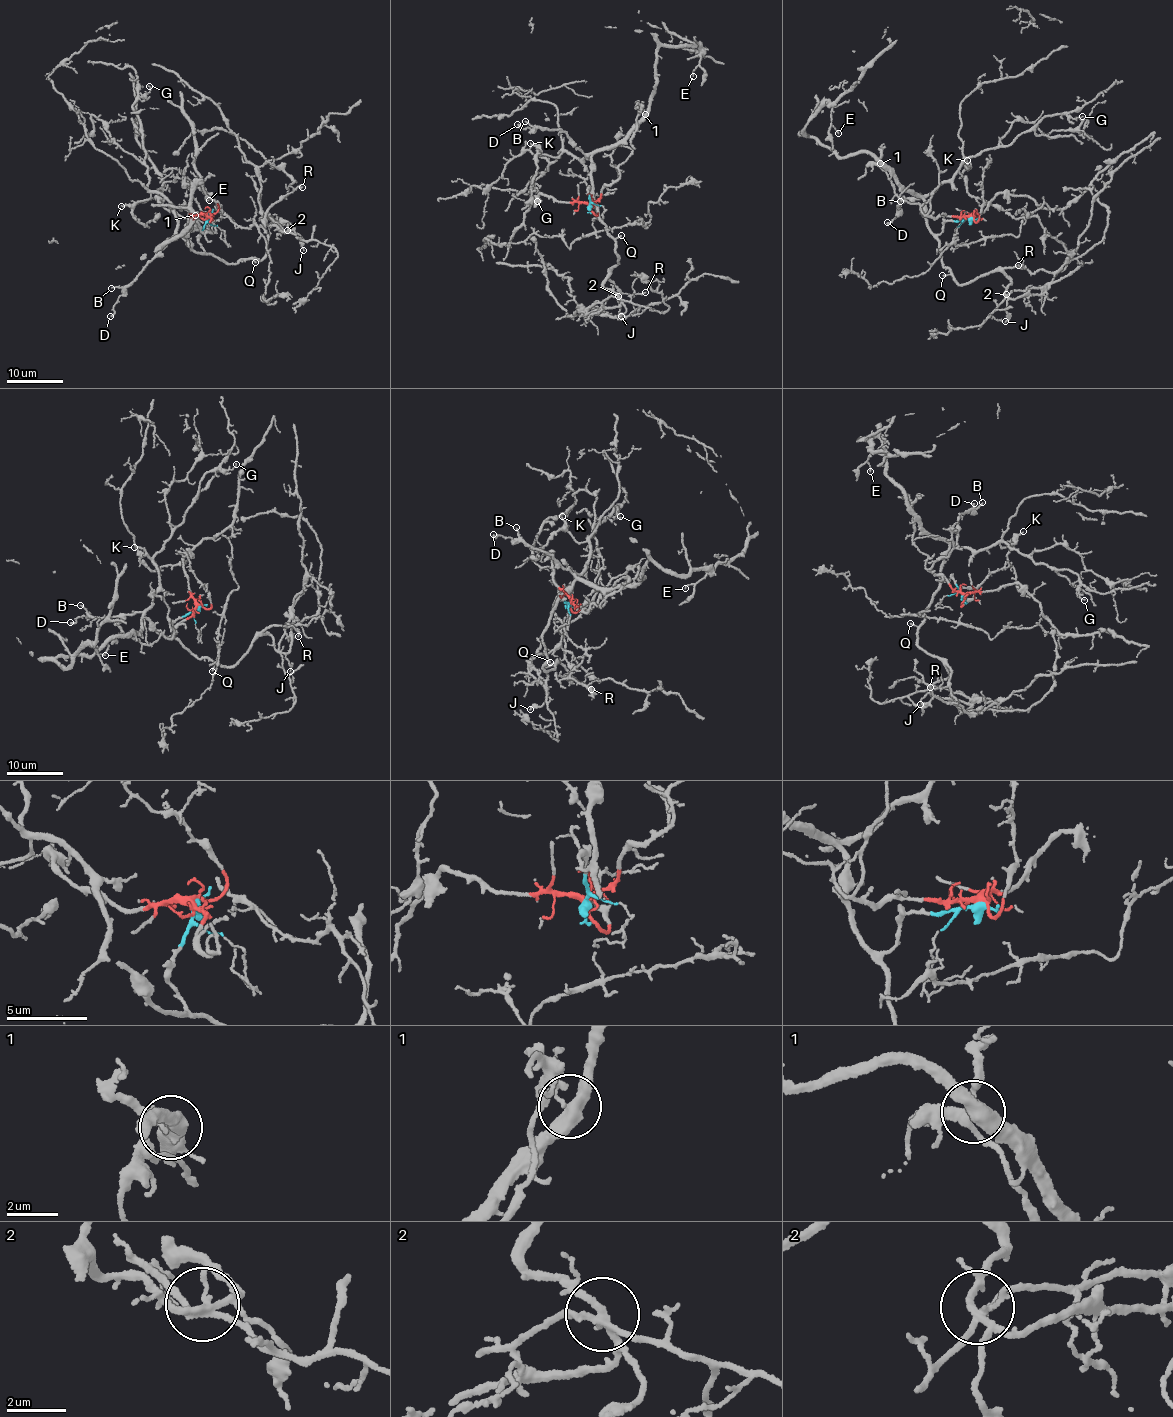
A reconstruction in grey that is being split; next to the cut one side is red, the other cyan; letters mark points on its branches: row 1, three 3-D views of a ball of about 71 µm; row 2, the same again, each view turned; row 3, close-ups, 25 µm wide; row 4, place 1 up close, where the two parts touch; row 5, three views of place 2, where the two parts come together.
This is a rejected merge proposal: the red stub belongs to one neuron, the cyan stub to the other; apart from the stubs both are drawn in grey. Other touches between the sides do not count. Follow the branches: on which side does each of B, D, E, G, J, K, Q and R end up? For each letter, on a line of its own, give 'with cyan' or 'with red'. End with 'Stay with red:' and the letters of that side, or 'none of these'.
B: with cyan
D: with cyan
E: with cyan
G: with cyan
J: with cyan
K: with cyan
Q: with cyan
R: with cyan
Stay with red: none of these

